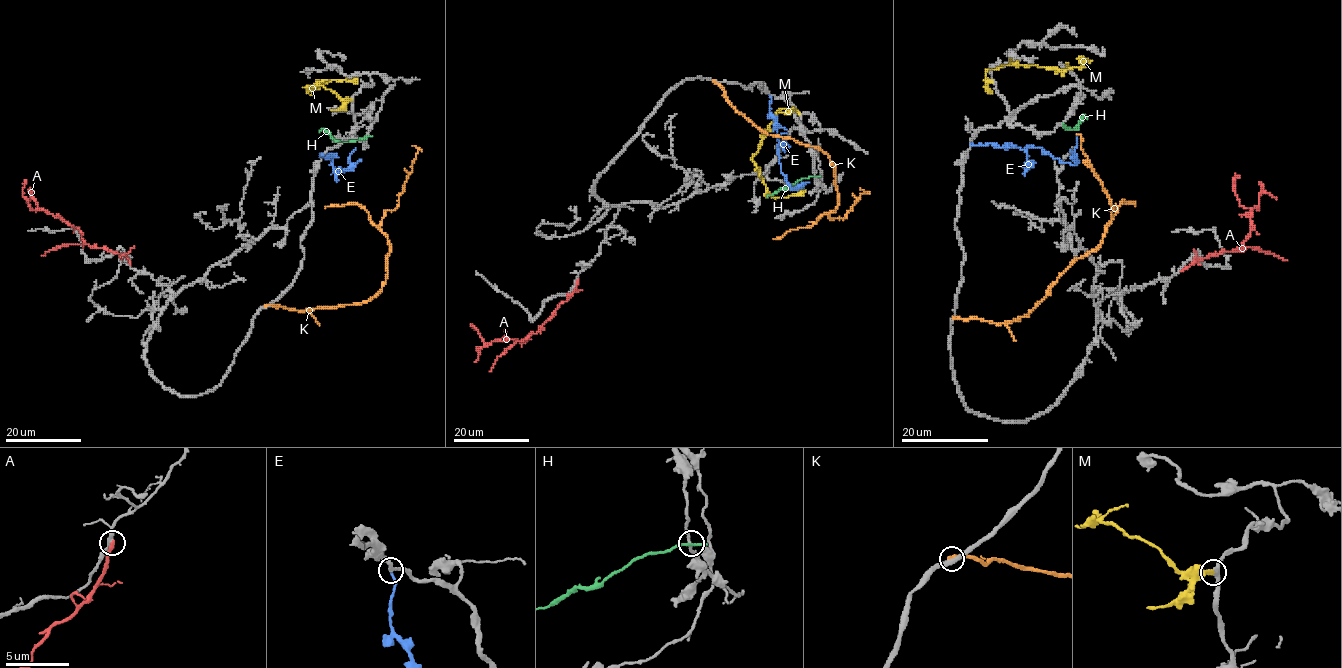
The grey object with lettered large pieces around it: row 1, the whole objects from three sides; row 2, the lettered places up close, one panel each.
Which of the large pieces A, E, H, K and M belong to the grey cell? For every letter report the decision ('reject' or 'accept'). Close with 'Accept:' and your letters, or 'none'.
A: reject
E: reject
H: reject
K: reject
M: accept
Accept: M

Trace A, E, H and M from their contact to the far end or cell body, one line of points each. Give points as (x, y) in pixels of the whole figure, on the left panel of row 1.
A: (130, 265), (125, 256), (91, 246), (76, 227), (47, 212), (32, 210), (23, 195), (26, 183)
E: (322, 154), (330, 158), (331, 155), (332, 166), (342, 171), (349, 166), (348, 157), (355, 148)
H: (367, 137), (336, 141), (323, 129), (319, 132)
M: (351, 100), (340, 99), (319, 84), (304, 86), (312, 90), (332, 80), (357, 79)

